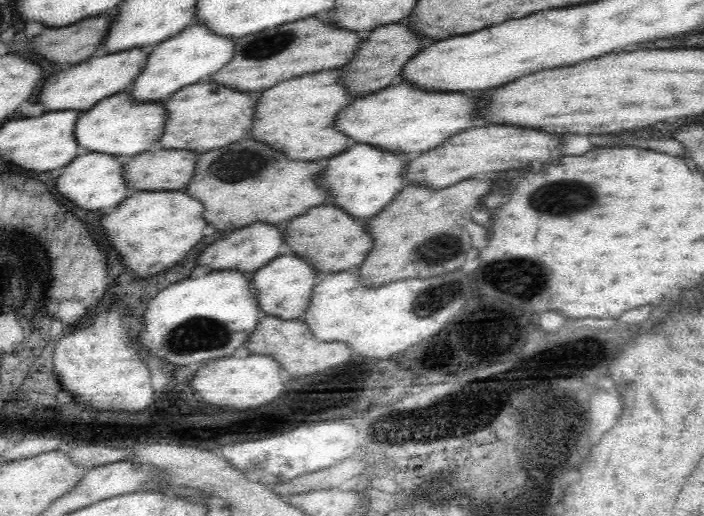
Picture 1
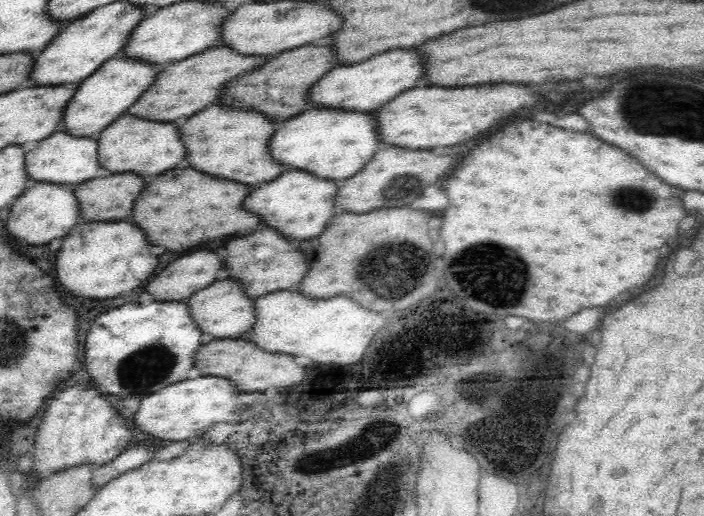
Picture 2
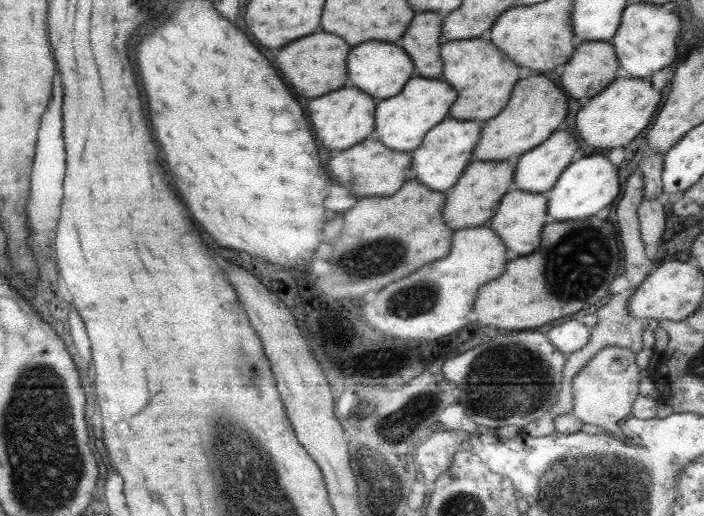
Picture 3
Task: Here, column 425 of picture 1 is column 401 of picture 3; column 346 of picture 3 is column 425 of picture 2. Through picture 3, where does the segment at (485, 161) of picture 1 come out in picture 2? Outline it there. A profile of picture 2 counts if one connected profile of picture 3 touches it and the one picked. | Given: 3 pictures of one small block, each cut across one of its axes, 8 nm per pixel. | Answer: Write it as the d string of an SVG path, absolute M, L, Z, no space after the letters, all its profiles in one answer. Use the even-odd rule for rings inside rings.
M380 145L376 154L359 173L339 184L335 196L338 212L348 211L356 214L372 212L378 208L392 208L410 204L426 186L438 184L440 178L452 172L454 156L432 152L436 149L414 150L397 145Z

